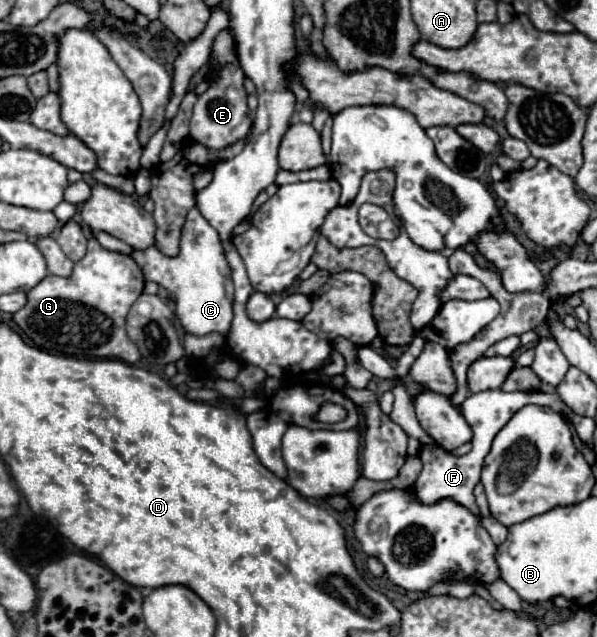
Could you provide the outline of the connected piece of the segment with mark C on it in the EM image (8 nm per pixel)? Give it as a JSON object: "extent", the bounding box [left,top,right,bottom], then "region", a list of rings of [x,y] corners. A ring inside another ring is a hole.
{"extent":[134,208,234,336],"region":[[[192,208],[186,216],[180,234],[180,250],[178,256],[166,256],[158,248],[134,250],[134,262],[142,268],[146,280],[152,280],[166,290],[170,290],[176,298],[176,316],[186,334],[206,336],[210,332],[218,332],[222,336],[228,334],[234,310],[234,284],[230,278],[230,266],[226,262],[222,242],[218,232],[202,218],[202,214]]]}

